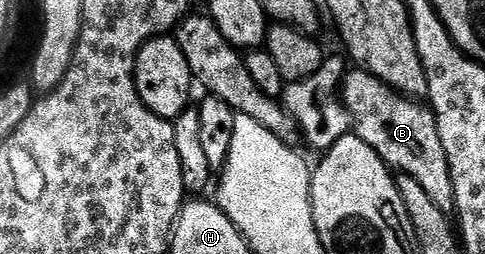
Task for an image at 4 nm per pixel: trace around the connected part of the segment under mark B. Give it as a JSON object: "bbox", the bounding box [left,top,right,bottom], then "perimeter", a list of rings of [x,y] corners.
{"bbox":[341,69,455,213],"perimeter":[[[351,69],[343,76],[341,88],[343,103],[351,115],[354,134],[369,145],[388,167],[413,177],[425,194],[433,200],[437,209],[451,213],[455,209],[453,177],[449,173],[449,161],[445,157],[445,145],[437,133],[435,112],[430,106],[394,91],[367,71]]]}

